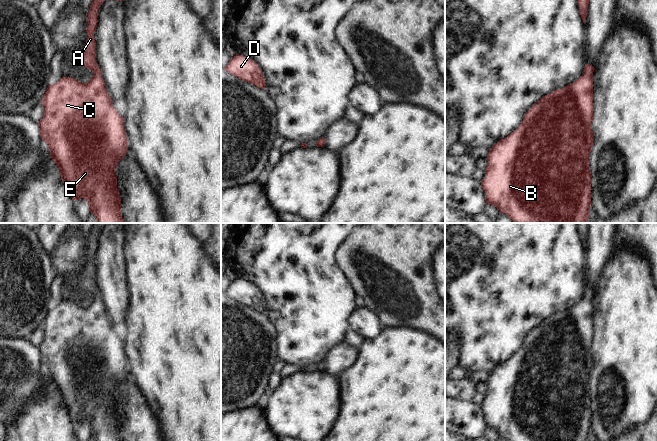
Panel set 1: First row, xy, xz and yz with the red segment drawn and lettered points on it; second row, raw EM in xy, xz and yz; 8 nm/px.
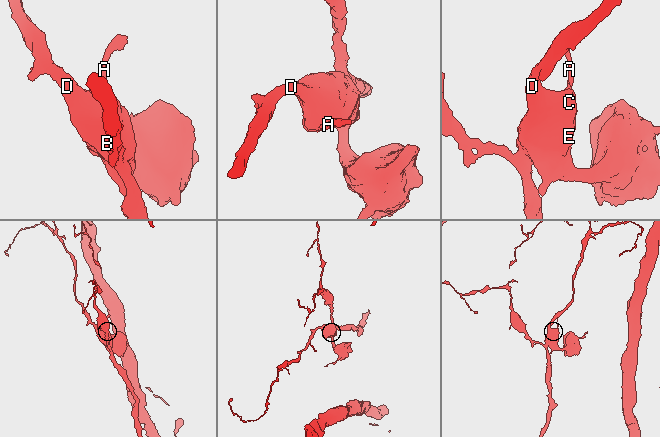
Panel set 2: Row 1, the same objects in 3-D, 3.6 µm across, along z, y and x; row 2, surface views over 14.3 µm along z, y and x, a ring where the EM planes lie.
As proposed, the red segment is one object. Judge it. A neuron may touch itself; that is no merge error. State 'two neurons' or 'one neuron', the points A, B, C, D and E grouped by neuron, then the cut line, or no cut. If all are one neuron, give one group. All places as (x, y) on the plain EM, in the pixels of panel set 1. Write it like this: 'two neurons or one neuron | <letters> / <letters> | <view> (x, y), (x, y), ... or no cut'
one neuron | A B C D E | no cut

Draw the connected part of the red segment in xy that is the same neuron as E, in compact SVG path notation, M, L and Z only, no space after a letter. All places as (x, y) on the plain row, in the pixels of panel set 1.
M93 223L87 241L87 265L83 276L78 282L78 288L93 295L93 301L87 307L82 307L71 301L62 301L56 307L49 309L41 328L44 339L38 346L40 360L47 368L52 384L56 387L61 403L66 409L72 424L84 422L90 436L95 441L122 441L121 422L117 414L117 400L115 397L117 387L128 376L128 366L124 353L124 342L113 331L112 323L106 314L106 309L101 300L100 292L96 286L96 265L94 256L97 251L98 234L107 223Z

